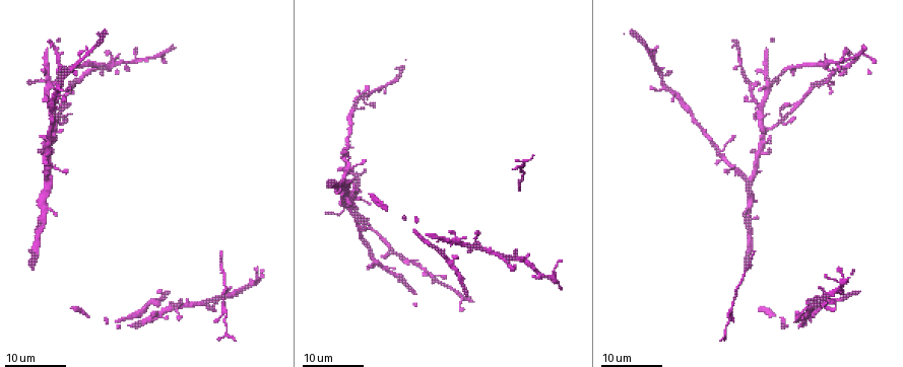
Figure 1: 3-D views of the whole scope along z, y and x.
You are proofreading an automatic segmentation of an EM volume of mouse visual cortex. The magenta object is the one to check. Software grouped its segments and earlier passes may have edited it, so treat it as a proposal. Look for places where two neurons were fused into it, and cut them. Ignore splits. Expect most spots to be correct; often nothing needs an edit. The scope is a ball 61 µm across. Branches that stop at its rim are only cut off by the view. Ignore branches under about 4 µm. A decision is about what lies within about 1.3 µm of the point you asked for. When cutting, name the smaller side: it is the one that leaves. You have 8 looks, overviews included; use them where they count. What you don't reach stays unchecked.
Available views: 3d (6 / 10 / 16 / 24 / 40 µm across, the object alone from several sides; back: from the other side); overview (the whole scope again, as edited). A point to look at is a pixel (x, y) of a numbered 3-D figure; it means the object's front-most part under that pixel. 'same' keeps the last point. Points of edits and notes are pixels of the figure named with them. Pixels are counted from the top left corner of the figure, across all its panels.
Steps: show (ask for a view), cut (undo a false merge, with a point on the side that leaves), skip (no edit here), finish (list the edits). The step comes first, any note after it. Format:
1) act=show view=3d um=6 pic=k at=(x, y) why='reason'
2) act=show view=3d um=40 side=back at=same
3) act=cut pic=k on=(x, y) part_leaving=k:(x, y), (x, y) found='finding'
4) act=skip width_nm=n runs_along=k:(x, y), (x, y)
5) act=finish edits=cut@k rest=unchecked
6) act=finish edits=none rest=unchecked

act=show view=3d um=24 pic=1 at=(50, 150) why='looks like a crossing'

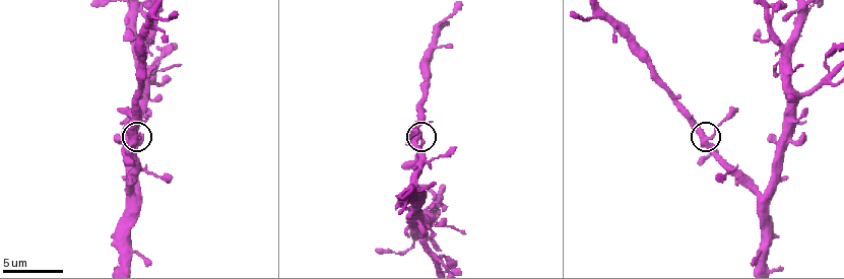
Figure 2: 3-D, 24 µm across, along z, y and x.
act=show view=3d um=6 pic=2 at=(419, 138) why='zoom in'

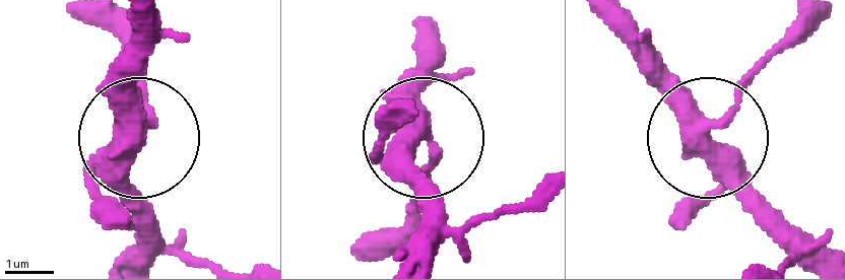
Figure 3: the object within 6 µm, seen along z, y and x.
act=skip width_nm=330 found='one neuron here'

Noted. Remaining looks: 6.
act=show view=3d um=16 pic=1 at=(750, 224) why='thick turns thin'

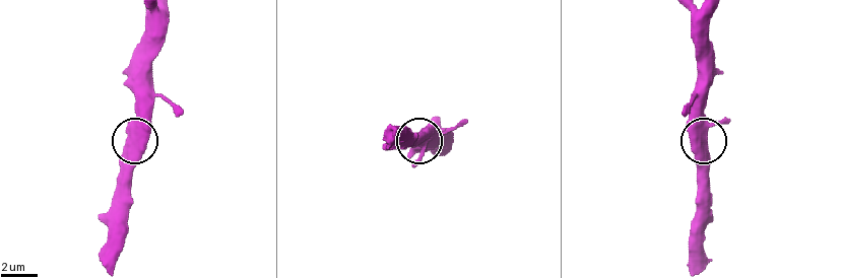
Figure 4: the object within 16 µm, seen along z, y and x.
act=show view=3d um=6 pic=4 at=(704, 138) why='zoom in'

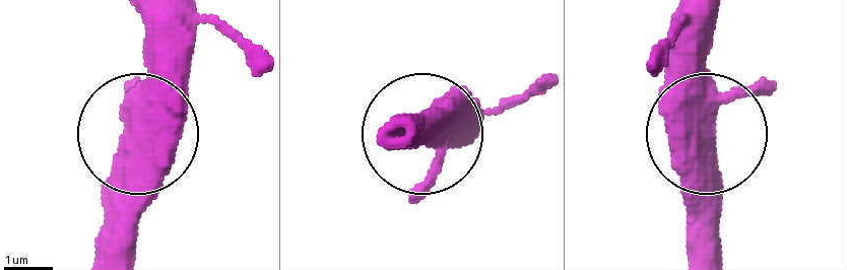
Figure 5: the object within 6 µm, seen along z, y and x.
act=skip width_nm=550 runs_along=5:(111, 255), (146, 12) found='continuous, no second neuron'

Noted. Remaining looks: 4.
act=show view=3d um=6 pic=2 at=(785, 47) why='four arms meet'

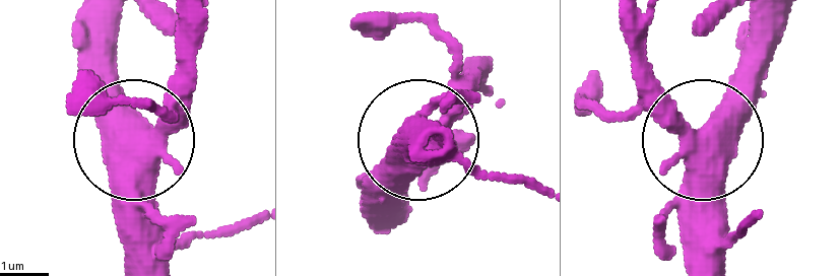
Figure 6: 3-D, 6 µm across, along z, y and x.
act=skip runs_along=6:(714, 262), (710, 152), (634, 72) found='continuous, no second neuron'

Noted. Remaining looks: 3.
act=show view=3d um=16 pic=1 at=(227, 311) why='two arms in line, one across'

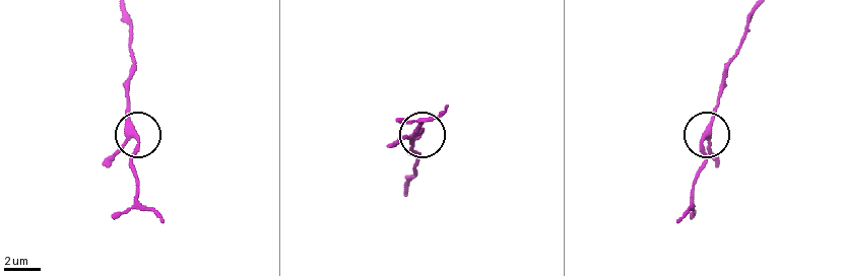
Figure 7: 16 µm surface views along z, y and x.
act=show view=3d um=10 pic=7 at=(706, 136)

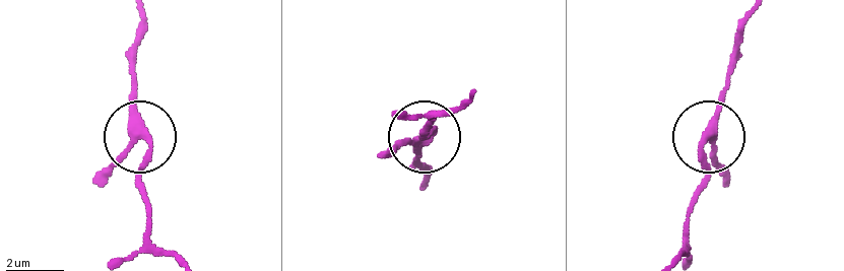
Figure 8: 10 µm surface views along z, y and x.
act=skip width_nm=260 found='one neuron here'

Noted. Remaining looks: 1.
act=finish edits=none rest=unchecked

